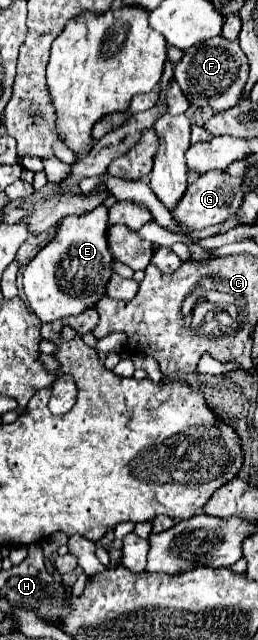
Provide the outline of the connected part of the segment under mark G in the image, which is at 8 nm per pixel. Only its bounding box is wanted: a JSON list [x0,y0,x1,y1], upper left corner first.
[172,170,242,230]

